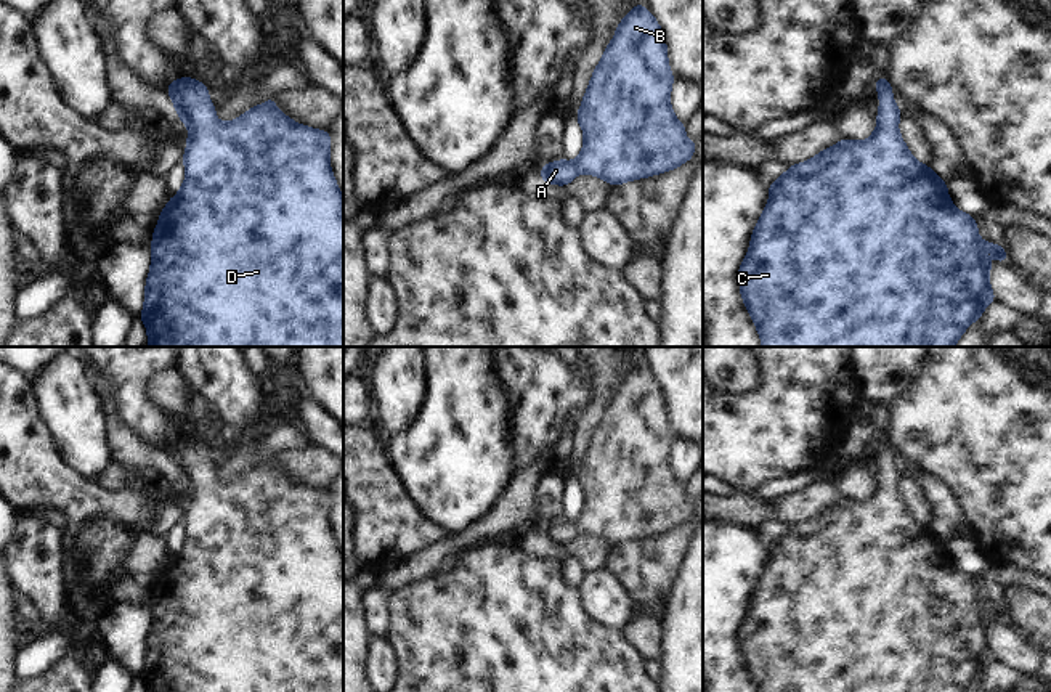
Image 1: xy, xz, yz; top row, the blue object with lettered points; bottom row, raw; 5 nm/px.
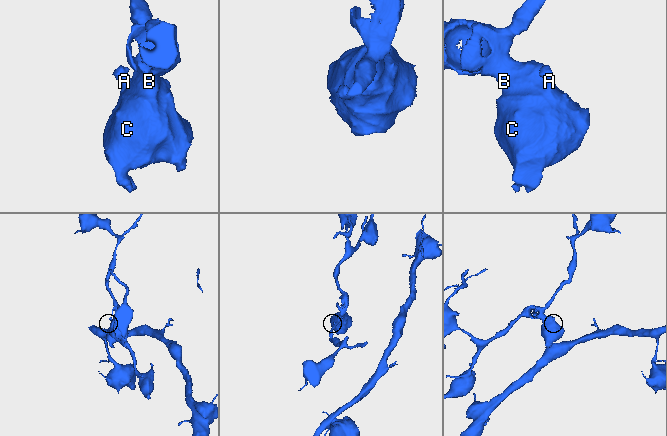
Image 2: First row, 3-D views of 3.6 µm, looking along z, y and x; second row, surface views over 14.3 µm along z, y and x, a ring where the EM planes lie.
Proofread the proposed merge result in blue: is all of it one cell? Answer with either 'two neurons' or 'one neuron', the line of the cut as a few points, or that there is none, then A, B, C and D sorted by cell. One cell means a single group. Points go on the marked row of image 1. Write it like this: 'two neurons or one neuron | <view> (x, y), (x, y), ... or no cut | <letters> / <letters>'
one neuron | no cut | A B C D

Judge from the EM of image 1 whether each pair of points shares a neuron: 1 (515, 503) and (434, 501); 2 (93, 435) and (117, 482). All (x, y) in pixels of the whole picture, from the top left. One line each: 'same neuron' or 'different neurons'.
1: different neurons
2: different neurons

